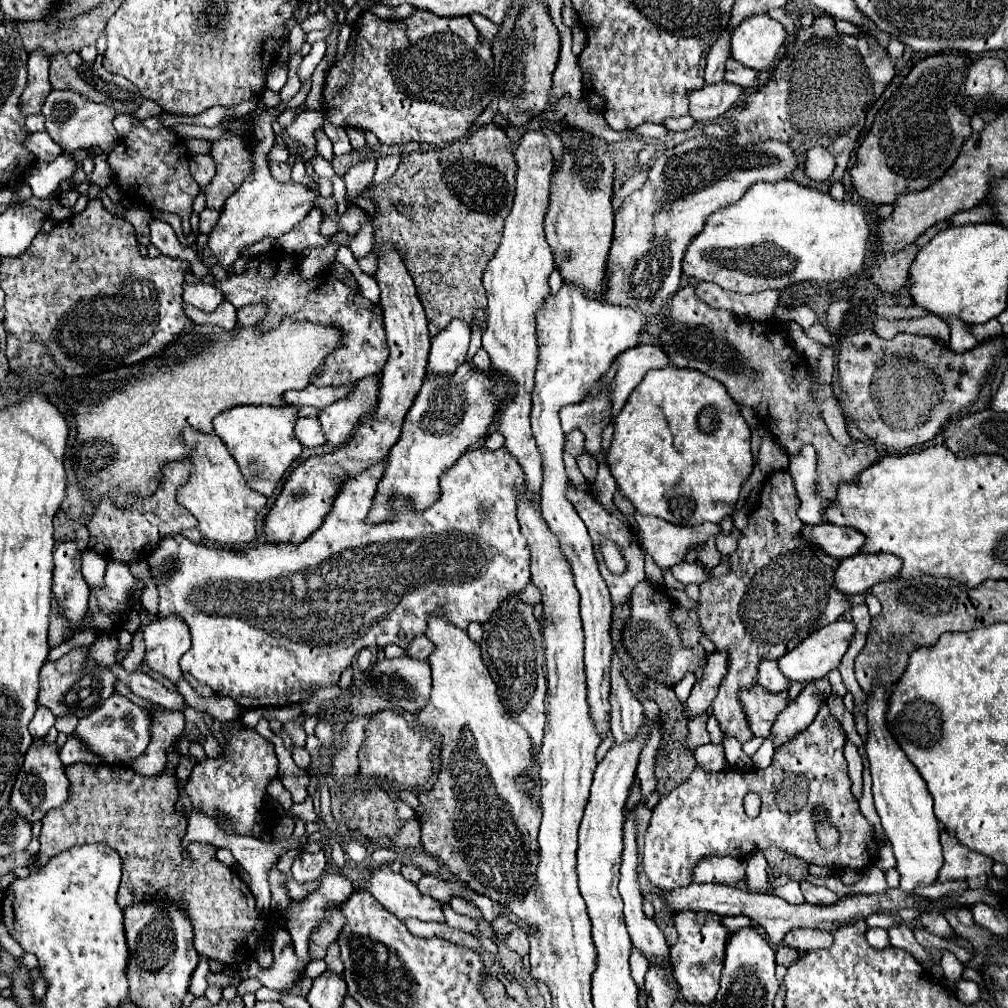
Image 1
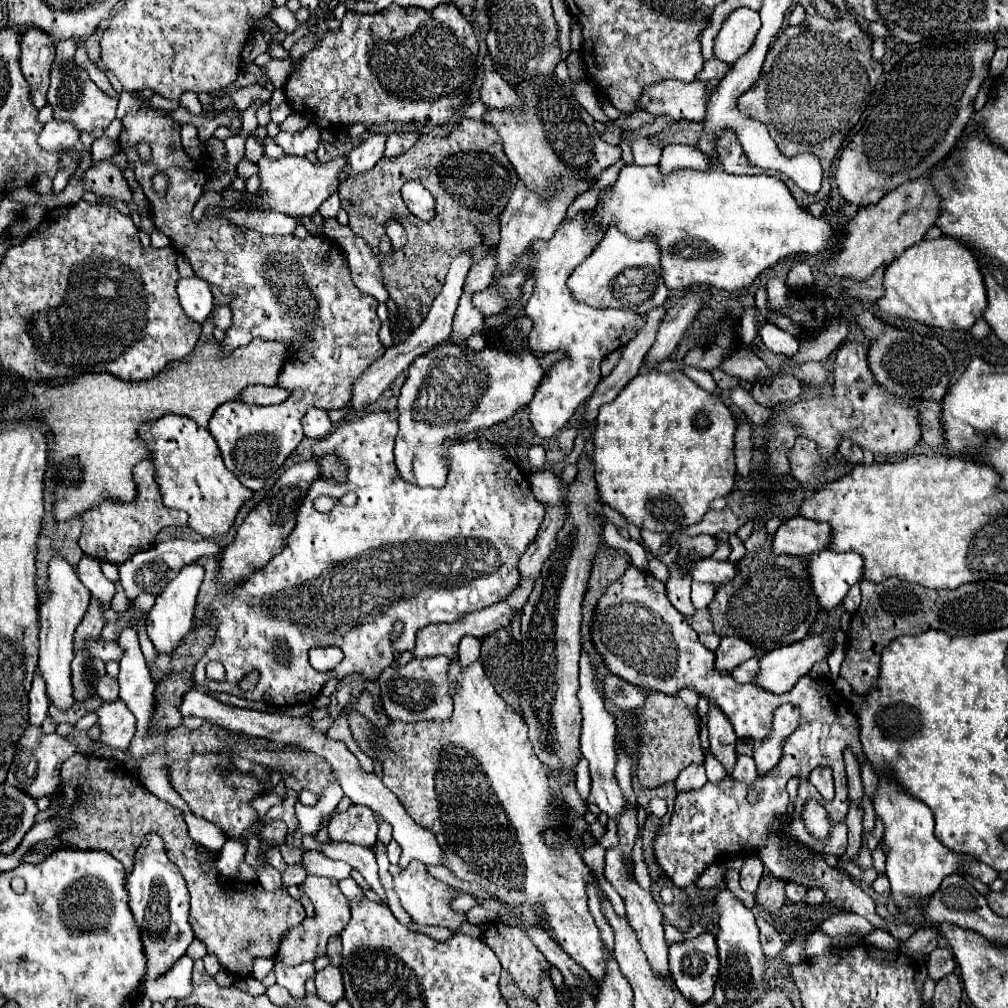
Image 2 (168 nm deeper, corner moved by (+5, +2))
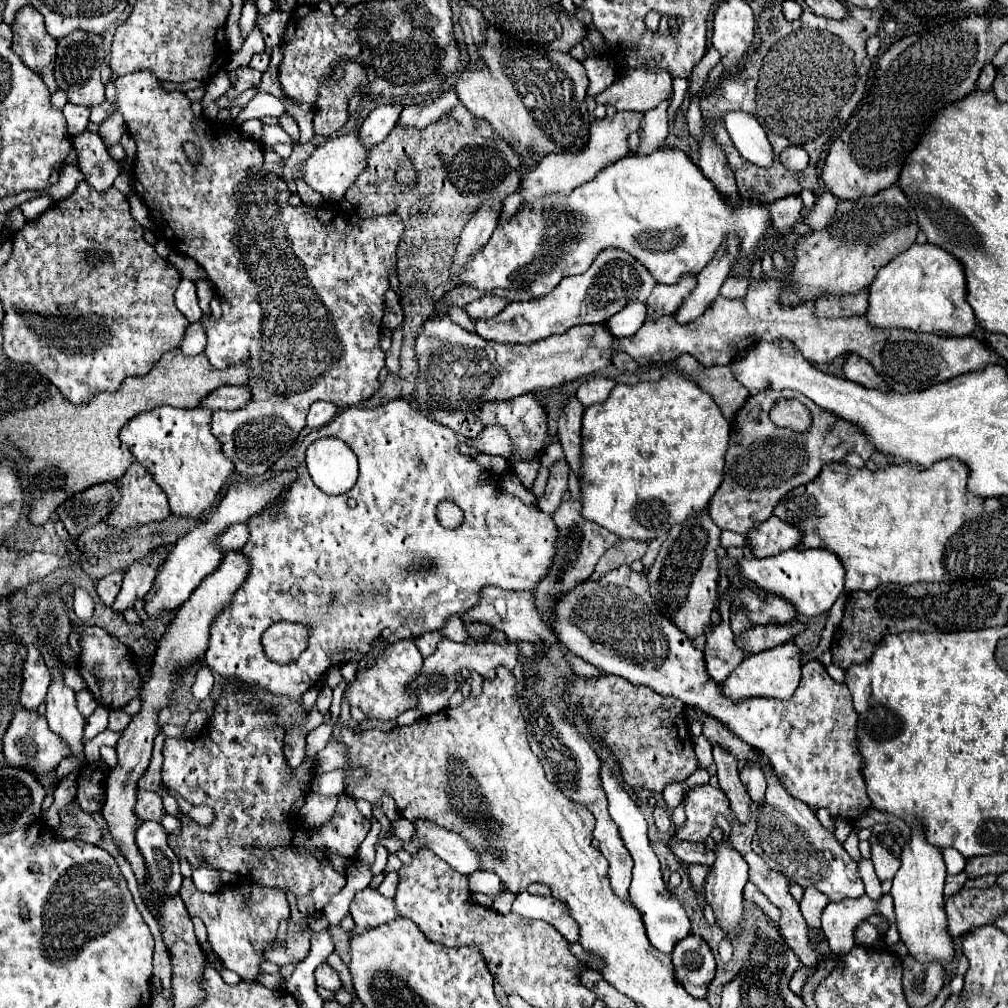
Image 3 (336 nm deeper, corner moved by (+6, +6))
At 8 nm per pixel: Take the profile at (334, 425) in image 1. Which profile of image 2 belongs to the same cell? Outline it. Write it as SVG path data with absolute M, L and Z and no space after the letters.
M468 250L462 252L462 254L458 254L456 260L452 260L450 270L448 270L448 274L446 274L446 282L444 282L440 294L434 298L432 308L430 308L430 312L426 314L424 322L422 322L418 328L414 328L412 334L408 334L402 342L398 342L398 344L394 344L392 348L388 348L388 350L384 352L384 356L378 358L378 360L356 380L356 384L354 384L354 388L352 388L352 400L350 400L350 404L354 406L354 408L352 408L354 412L362 412L366 406L374 404L374 402L378 400L378 396L390 386L390 382L412 364L414 358L418 358L420 354L426 354L430 348L434 348L434 346L438 346L440 342L444 342L446 338L450 338L452 318L454 318L456 306L458 306L458 300L460 300L460 296L462 296L464 280L466 280L466 276L468 276L468 270L470 270L472 264L474 264L474 260L472 260L472 254L470 254Z

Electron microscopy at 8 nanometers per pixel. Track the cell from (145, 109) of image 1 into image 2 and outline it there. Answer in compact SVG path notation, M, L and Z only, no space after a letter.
M74 60L56 64L50 72L50 88L48 88L48 104L54 108L54 118L72 122L80 132L88 132L94 138L104 136L104 128L114 120L116 116L116 104L118 100L106 96L88 76L84 66L76 66Z

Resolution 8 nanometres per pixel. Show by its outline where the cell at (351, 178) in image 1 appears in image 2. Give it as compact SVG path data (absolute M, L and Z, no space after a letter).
M370 132L368 138L364 138L364 142L360 146L356 146L350 154L348 154L348 166L352 172L366 172L370 170L384 154L384 144L386 144L388 134L384 132Z

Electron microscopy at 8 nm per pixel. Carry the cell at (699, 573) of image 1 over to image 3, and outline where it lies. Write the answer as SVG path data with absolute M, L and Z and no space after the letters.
M785 550L779 556L769 558L741 558L731 560L723 556L717 560L719 572L729 576L743 576L753 580L763 590L773 590L773 594L783 594L783 598L791 598L795 602L799 616L817 616L829 612L833 602L843 592L845 584L845 566L843 562L829 550Z

